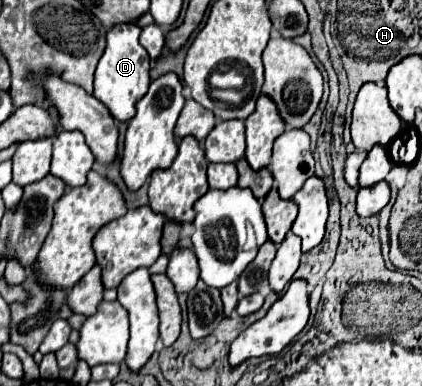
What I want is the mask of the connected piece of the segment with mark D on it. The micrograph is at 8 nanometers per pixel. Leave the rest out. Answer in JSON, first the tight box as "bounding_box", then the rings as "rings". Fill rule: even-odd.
{"bounding_box":[95,23,149,121],"rings":[[[133,23],[115,25],[107,33],[107,47],[95,71],[95,99],[99,99],[117,121],[129,121],[135,115],[135,103],[147,93],[149,87],[149,55],[139,45],[141,29]]]}

